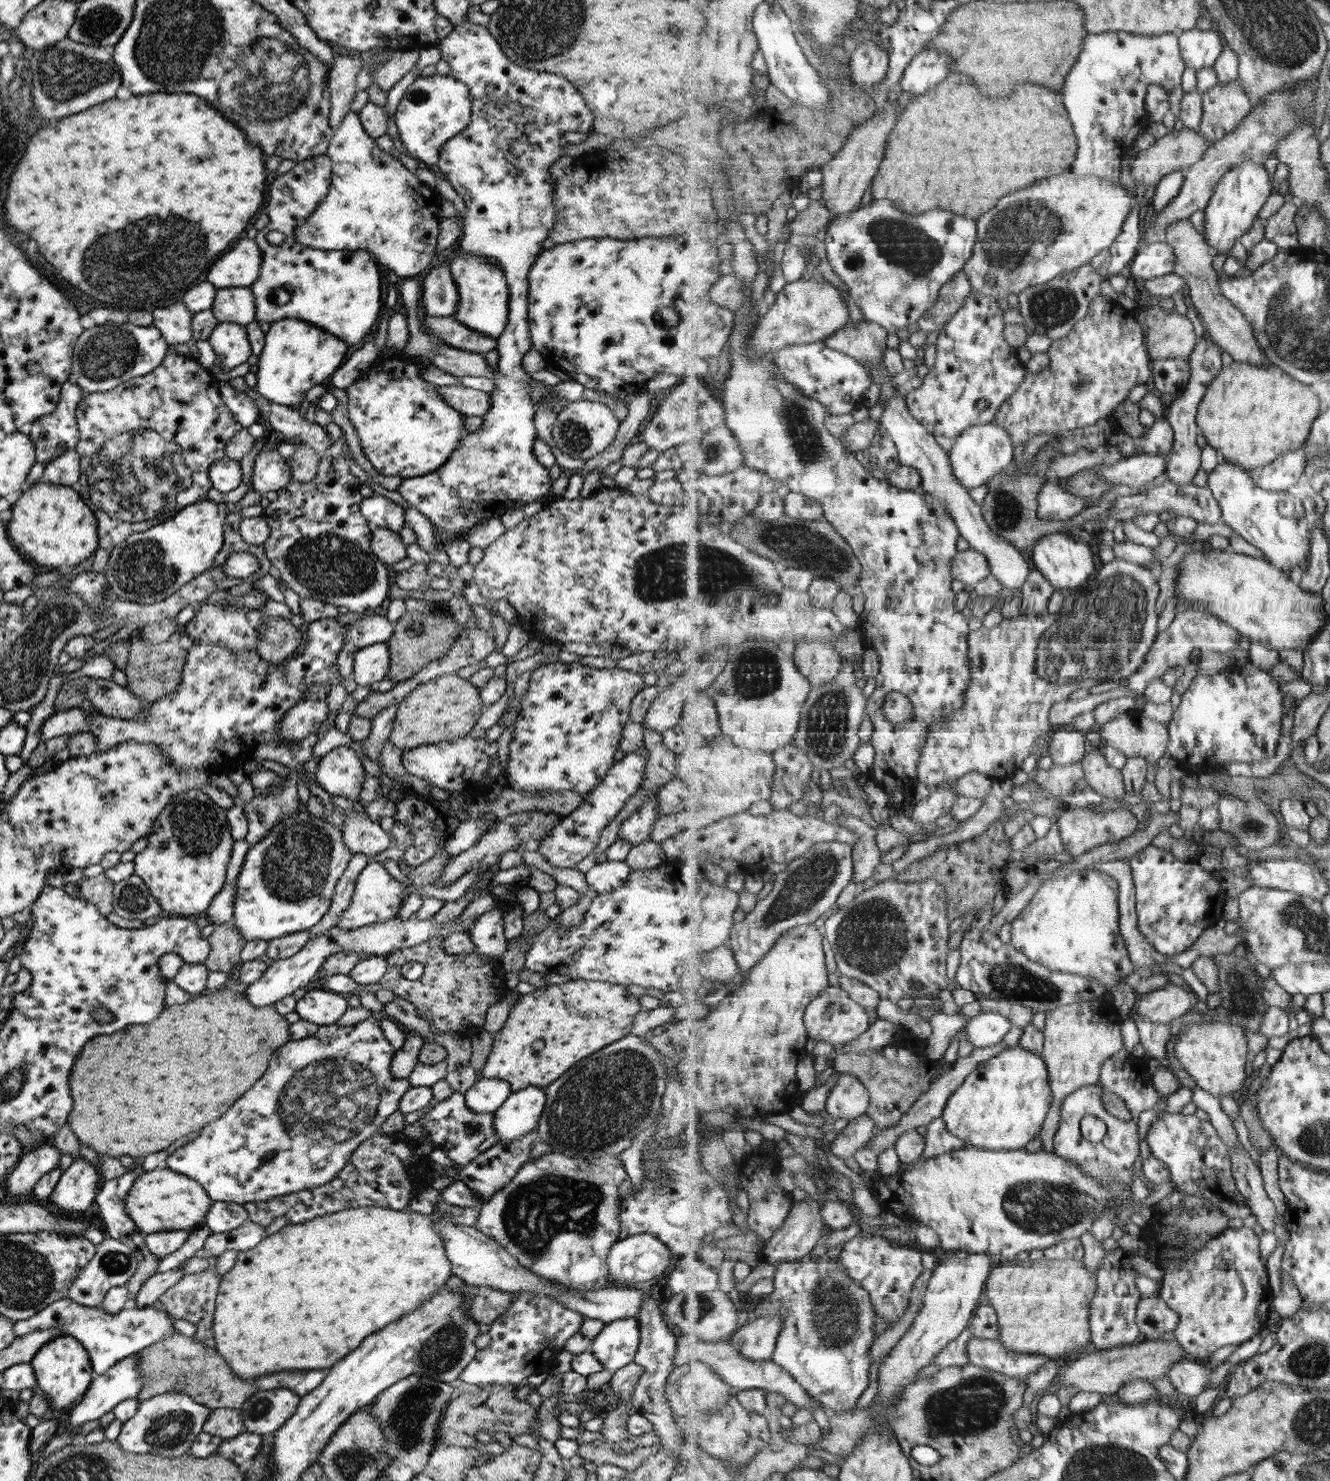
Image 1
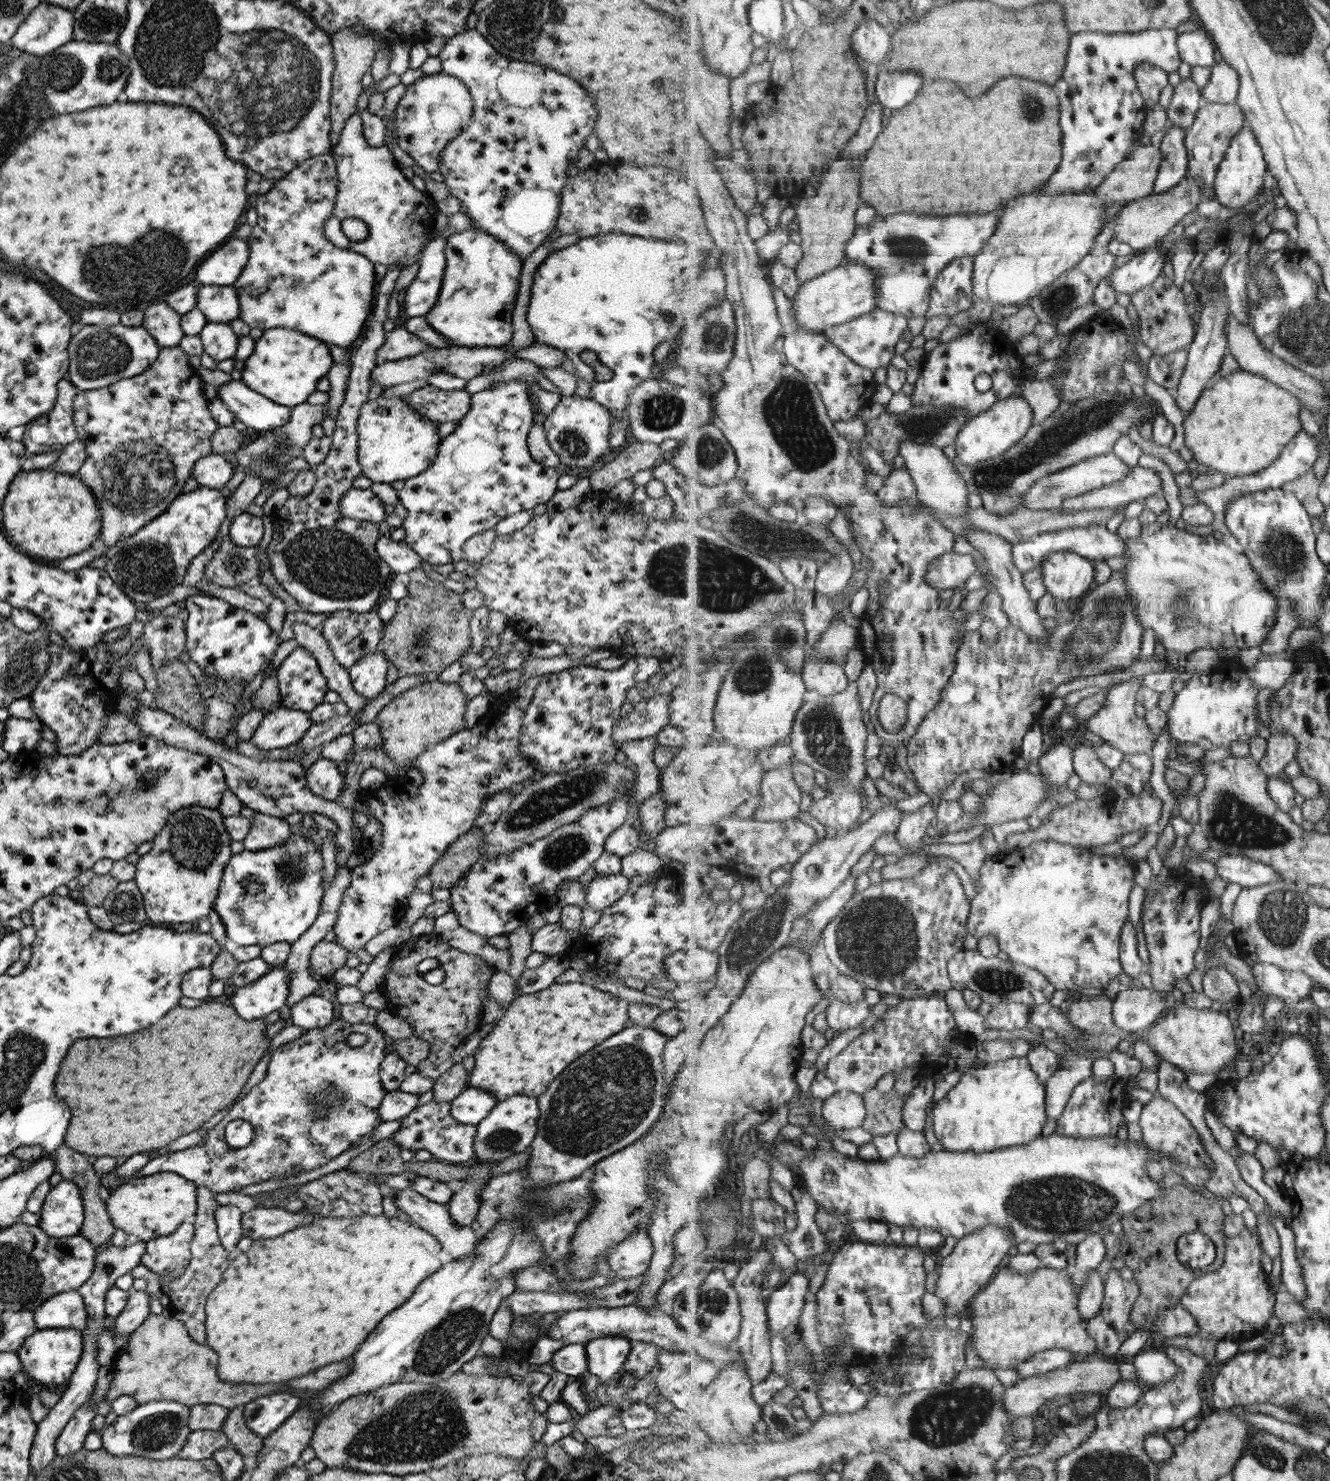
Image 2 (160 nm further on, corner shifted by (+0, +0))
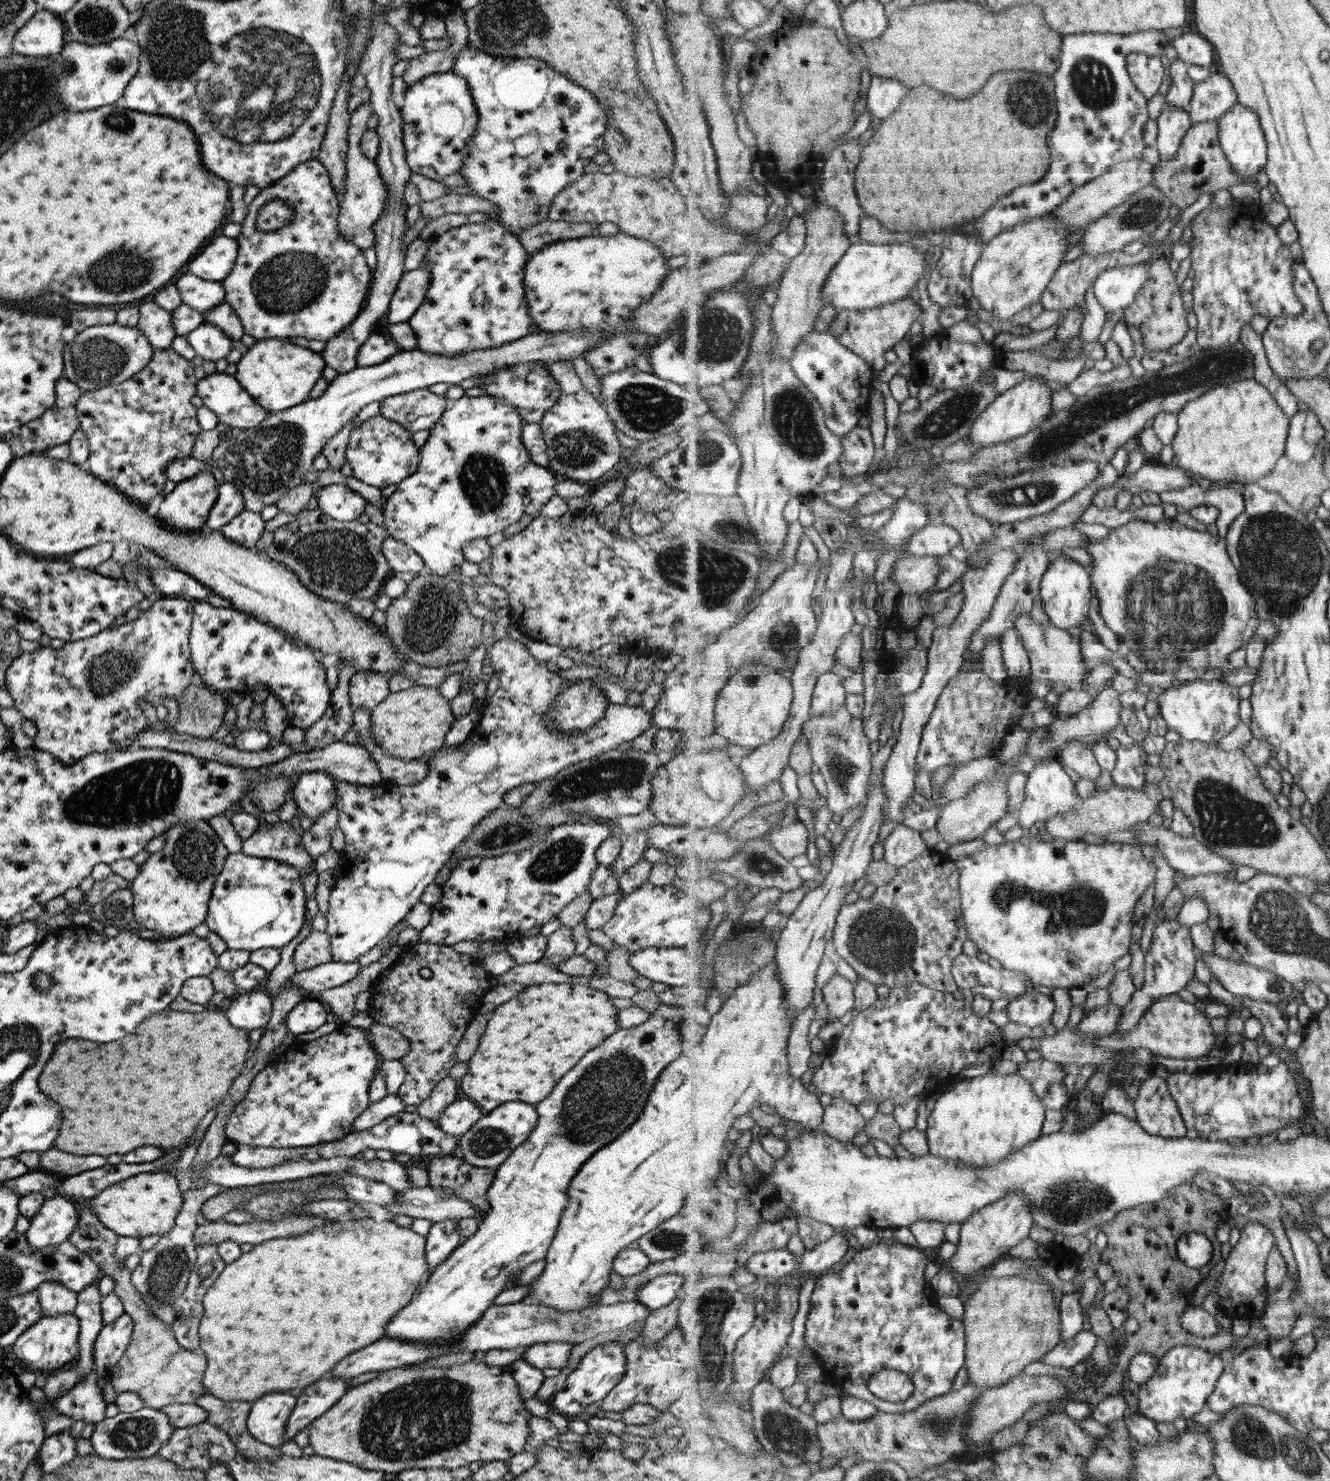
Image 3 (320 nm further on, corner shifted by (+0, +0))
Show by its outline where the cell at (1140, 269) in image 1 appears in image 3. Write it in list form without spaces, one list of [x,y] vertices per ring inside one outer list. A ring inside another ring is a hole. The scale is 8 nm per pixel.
[[[1143,263],[1113,266],[1097,277],[1092,292],[1105,310],[1125,310],[1147,282],[1148,270]]]

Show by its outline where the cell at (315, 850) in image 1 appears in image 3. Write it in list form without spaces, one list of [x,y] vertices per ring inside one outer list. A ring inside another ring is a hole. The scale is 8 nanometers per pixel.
[[[241,852],[223,859],[221,872],[215,877],[205,917],[210,932],[219,936],[228,950],[253,951],[261,948],[281,949],[298,936],[305,918],[305,899],[298,869],[263,857],[245,856]]]

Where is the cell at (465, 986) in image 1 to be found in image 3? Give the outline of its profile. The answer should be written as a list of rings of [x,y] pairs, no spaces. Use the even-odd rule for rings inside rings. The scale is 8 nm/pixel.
[[[416,942],[406,947],[401,964],[391,968],[391,972],[371,986],[373,1004],[369,1007],[369,1015],[374,1022],[395,1029],[408,1040],[407,1056],[399,1059],[403,1065],[405,1078],[396,1090],[399,1100],[405,1105],[418,1105],[430,1096],[431,1089],[449,1074],[450,1068],[456,1063],[455,1047],[466,1029],[468,1022],[477,1013],[481,1000],[489,991],[489,973],[484,970],[482,961],[477,957],[459,955],[452,947],[443,944]],[[421,968],[428,968],[431,977],[424,979],[419,975]]]

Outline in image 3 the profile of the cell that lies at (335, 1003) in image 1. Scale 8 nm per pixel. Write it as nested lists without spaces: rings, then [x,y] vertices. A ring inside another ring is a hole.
[[[316,998],[299,1002],[286,1014],[286,1030],[293,1036],[317,1030],[321,1024],[325,1024],[326,1010]]]

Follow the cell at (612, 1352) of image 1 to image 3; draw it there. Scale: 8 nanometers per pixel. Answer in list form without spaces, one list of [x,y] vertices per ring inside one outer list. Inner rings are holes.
[[[619,1343],[593,1346],[577,1363],[573,1371],[557,1383],[553,1392],[553,1408],[562,1416],[576,1415],[585,1411],[586,1406],[598,1404],[604,1396],[620,1381],[625,1368],[624,1354]]]

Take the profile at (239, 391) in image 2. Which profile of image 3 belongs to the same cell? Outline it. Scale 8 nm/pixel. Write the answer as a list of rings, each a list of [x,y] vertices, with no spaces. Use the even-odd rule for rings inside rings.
[[[224,372],[205,375],[200,380],[196,380],[194,389],[195,395],[202,400],[202,406],[215,413],[219,424],[226,424],[234,432],[257,426],[269,414],[241,388],[234,375],[228,375]]]

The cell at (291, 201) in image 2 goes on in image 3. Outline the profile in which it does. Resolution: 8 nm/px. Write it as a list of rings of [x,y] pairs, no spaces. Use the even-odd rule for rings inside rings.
[[[309,159],[301,164],[292,168],[283,178],[276,180],[274,183],[268,184],[265,188],[260,188],[257,196],[253,197],[253,200],[247,205],[247,213],[245,218],[240,223],[239,234],[234,238],[237,243],[237,258],[235,263],[232,264],[231,270],[227,273],[227,276],[220,280],[221,286],[224,290],[224,301],[231,306],[236,312],[237,318],[241,321],[242,331],[244,334],[249,334],[253,338],[289,338],[299,336],[299,338],[305,338],[307,340],[329,340],[333,338],[338,332],[341,332],[346,326],[349,326],[353,319],[360,313],[363,306],[367,291],[370,287],[371,269],[367,267],[365,259],[363,258],[362,250],[356,248],[350,242],[347,242],[341,238],[341,235],[337,230],[337,217],[338,217],[338,197],[335,196],[332,186],[329,182],[329,175],[323,165],[316,159]],[[270,200],[283,201],[292,210],[292,217],[290,221],[282,226],[279,230],[272,230],[271,232],[263,232],[255,226],[255,219],[259,209]]]

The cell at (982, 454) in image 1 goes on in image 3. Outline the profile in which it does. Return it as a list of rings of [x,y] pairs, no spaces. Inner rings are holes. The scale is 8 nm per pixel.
[[[1038,377],[1024,378],[1008,388],[988,406],[968,434],[967,440],[976,451],[991,448],[991,445],[1003,444],[1006,440],[1015,440],[1047,422],[1053,415],[1054,391]]]

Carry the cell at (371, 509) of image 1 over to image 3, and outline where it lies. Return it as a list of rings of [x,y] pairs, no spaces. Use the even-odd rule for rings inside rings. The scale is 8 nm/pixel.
[[[327,484],[315,490],[317,507],[323,514],[339,522],[355,521],[363,514],[367,501],[357,492],[353,492],[343,484]]]

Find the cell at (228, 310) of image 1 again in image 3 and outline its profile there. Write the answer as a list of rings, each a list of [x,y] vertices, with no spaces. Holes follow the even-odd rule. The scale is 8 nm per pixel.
[[[189,272],[179,275],[175,279],[174,287],[179,293],[181,304],[200,313],[224,301],[224,290],[220,282],[203,280]]]

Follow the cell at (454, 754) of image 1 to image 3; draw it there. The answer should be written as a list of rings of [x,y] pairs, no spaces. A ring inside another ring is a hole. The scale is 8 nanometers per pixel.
[[[503,637],[499,640],[492,640],[487,642],[487,656],[489,656],[489,662],[493,667],[493,674],[498,678],[498,687],[491,699],[488,700],[488,705],[481,708],[479,712],[480,718],[478,725],[475,728],[473,734],[470,734],[465,740],[465,743],[446,746],[445,750],[438,751],[436,749],[433,752],[433,757],[426,761],[428,764],[428,773],[425,778],[421,779],[421,782],[409,786],[397,785],[394,788],[389,788],[388,791],[383,790],[381,787],[374,785],[358,785],[347,782],[346,780],[339,780],[333,778],[334,788],[334,807],[337,811],[336,827],[341,830],[344,838],[344,848],[341,851],[340,863],[335,866],[333,877],[334,883],[329,892],[328,908],[325,914],[325,920],[327,921],[327,928],[325,933],[329,940],[329,951],[331,951],[332,962],[352,962],[357,961],[357,957],[365,954],[369,949],[373,948],[376,944],[380,943],[382,939],[387,938],[387,934],[391,932],[392,928],[399,922],[403,922],[405,915],[419,902],[419,896],[426,886],[429,886],[431,882],[434,882],[434,878],[438,875],[441,867],[448,862],[448,858],[454,854],[454,850],[465,840],[465,837],[475,828],[475,825],[485,818],[489,813],[492,813],[496,808],[502,806],[502,796],[513,788],[518,786],[533,783],[539,783],[541,780],[549,778],[554,774],[557,774],[559,770],[573,764],[574,762],[581,762],[581,760],[587,760],[597,756],[598,754],[613,750],[617,748],[621,742],[630,742],[633,737],[639,736],[641,732],[645,732],[647,728],[653,727],[651,719],[654,712],[645,712],[640,705],[637,707],[630,707],[629,705],[607,703],[603,711],[603,716],[597,721],[595,726],[591,726],[587,732],[581,732],[581,734],[561,734],[561,732],[555,732],[551,728],[545,728],[544,714],[548,712],[548,708],[554,703],[556,696],[562,691],[564,686],[568,685],[567,678],[560,678],[557,672],[547,670],[546,662],[543,660],[537,660],[529,654],[524,645],[510,638]]]

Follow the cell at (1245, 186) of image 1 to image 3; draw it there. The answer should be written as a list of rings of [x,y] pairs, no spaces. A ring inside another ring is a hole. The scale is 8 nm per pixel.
[[[1236,103],[1229,112],[1225,113],[1225,116],[1218,119],[1218,123],[1221,148],[1240,178],[1247,179],[1256,175],[1259,170],[1265,170],[1268,163],[1268,142],[1262,127],[1262,118],[1257,112],[1249,106]]]

